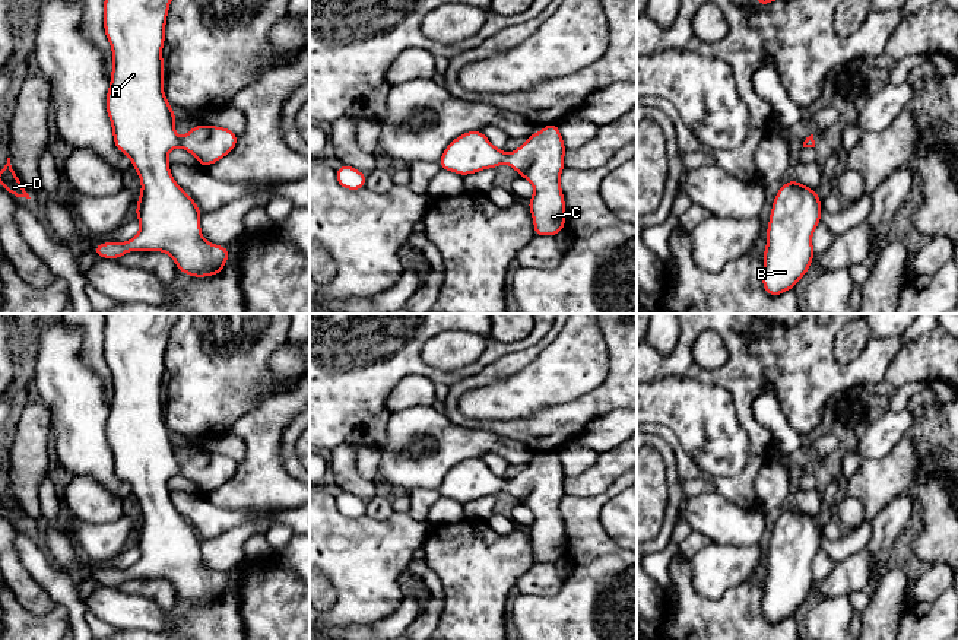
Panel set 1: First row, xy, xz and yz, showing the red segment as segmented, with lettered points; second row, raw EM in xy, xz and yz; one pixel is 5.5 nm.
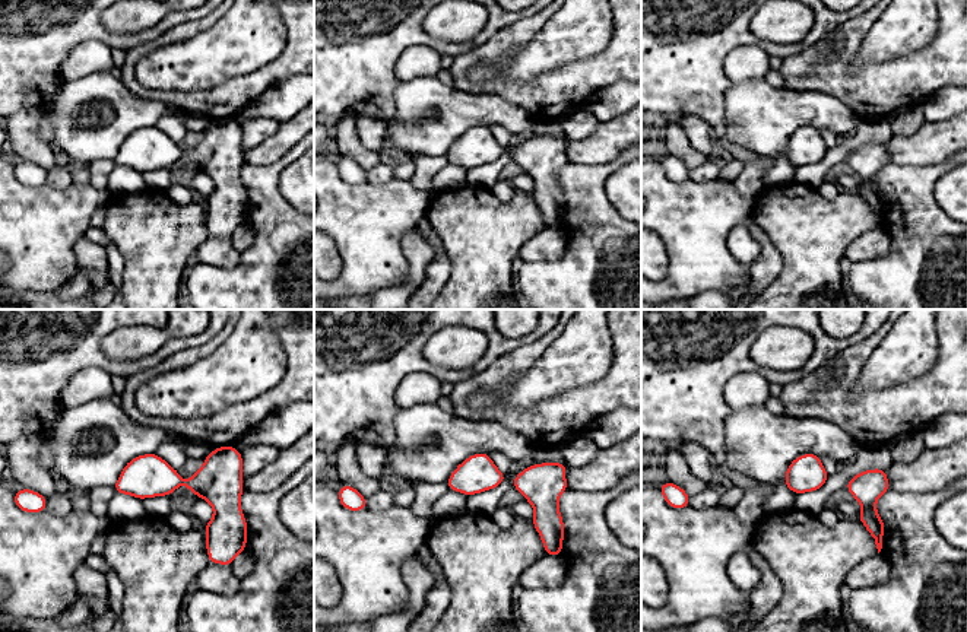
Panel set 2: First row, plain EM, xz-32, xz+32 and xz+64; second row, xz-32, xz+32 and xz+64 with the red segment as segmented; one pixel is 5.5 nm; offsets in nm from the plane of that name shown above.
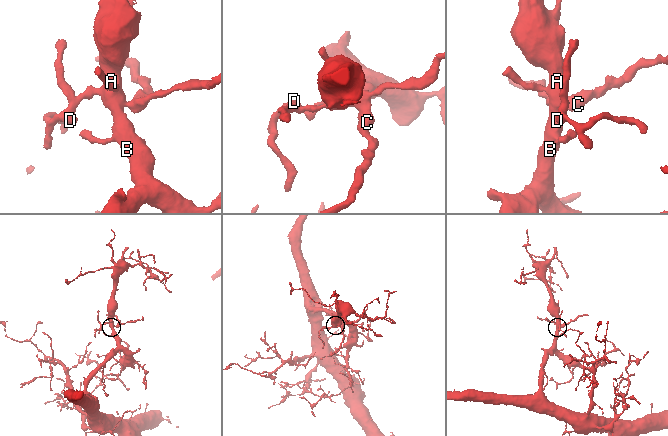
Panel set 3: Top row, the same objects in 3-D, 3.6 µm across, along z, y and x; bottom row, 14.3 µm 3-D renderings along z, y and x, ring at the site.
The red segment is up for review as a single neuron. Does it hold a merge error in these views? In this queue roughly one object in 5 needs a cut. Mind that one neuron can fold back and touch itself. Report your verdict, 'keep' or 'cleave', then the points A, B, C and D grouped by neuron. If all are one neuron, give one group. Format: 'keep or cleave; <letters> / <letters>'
keep; A B C D

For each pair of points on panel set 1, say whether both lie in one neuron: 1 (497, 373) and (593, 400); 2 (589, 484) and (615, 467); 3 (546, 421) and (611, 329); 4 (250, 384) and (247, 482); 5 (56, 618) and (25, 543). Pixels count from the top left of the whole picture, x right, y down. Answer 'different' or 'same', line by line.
1: same
2: same
3: same
4: different
5: different

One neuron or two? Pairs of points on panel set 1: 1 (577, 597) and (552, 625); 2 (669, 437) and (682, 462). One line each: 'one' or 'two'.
1: one
2: one

